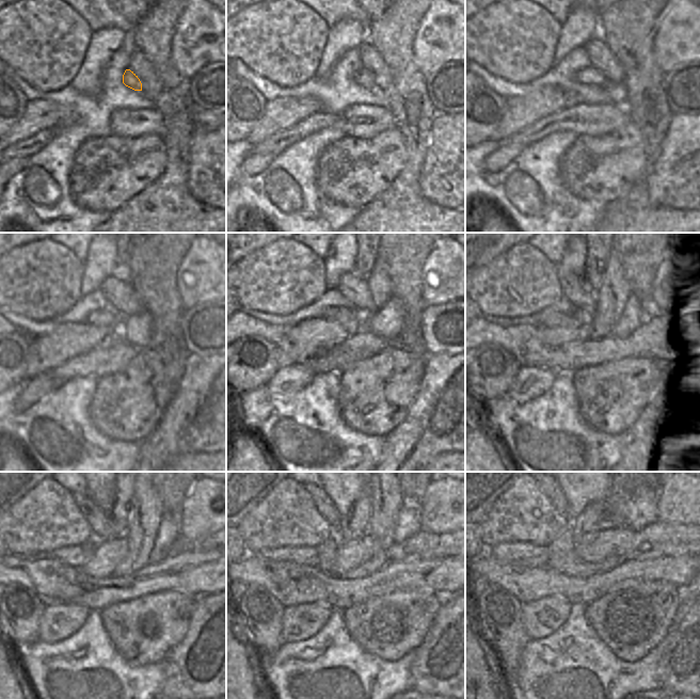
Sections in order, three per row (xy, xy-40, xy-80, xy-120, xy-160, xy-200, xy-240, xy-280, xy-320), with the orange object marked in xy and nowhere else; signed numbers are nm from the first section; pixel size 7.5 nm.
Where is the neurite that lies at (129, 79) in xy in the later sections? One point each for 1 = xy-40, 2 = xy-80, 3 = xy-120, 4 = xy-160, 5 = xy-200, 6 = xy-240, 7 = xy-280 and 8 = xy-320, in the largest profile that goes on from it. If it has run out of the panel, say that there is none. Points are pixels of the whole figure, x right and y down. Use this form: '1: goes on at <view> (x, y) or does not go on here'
1: goes on at xy-40 (363, 77)
2: goes on at xy-80 (588, 75)
3: goes on at xy-120 (109, 315)
4: goes on at xy-160 (334, 313)
5: goes on at xy-200 (558, 314)
6: goes on at xy-240 (73, 555)
7: goes on at xy-280 (308, 556)
8: goes on at xy-320 (525, 554)

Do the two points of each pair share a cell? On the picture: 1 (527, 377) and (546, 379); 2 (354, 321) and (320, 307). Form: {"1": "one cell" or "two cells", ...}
{"1": "one cell", "2": "two cells"}

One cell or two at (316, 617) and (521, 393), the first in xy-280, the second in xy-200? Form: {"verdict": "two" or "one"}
{"verdict": "one"}

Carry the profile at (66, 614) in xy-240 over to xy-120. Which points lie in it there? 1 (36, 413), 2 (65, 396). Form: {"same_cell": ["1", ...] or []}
{"same_cell": []}

